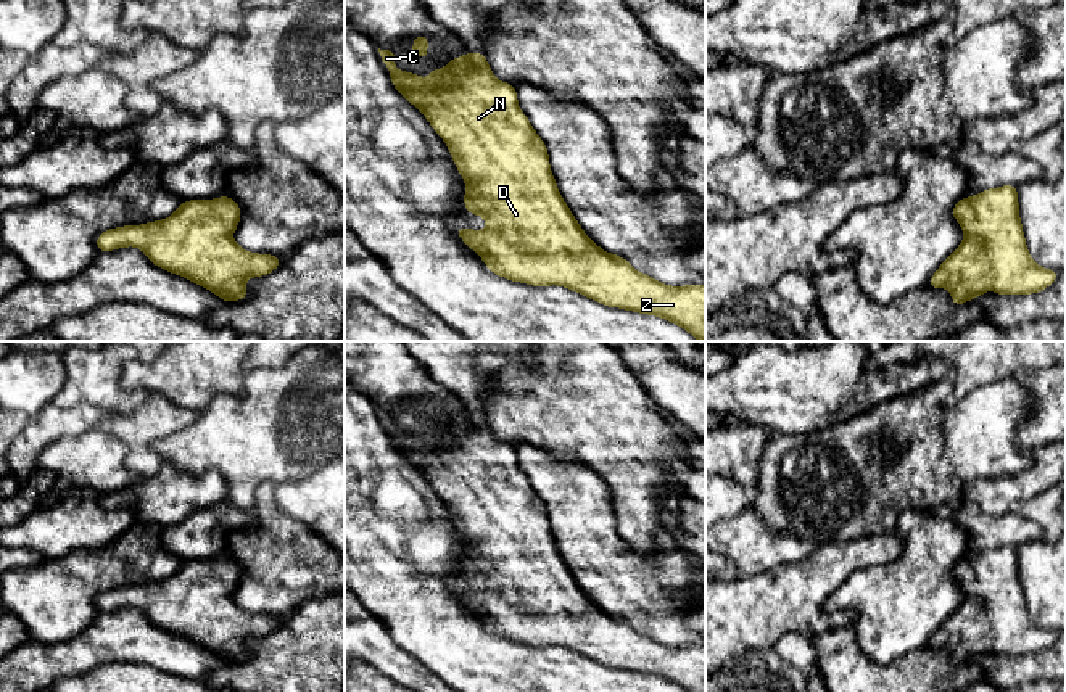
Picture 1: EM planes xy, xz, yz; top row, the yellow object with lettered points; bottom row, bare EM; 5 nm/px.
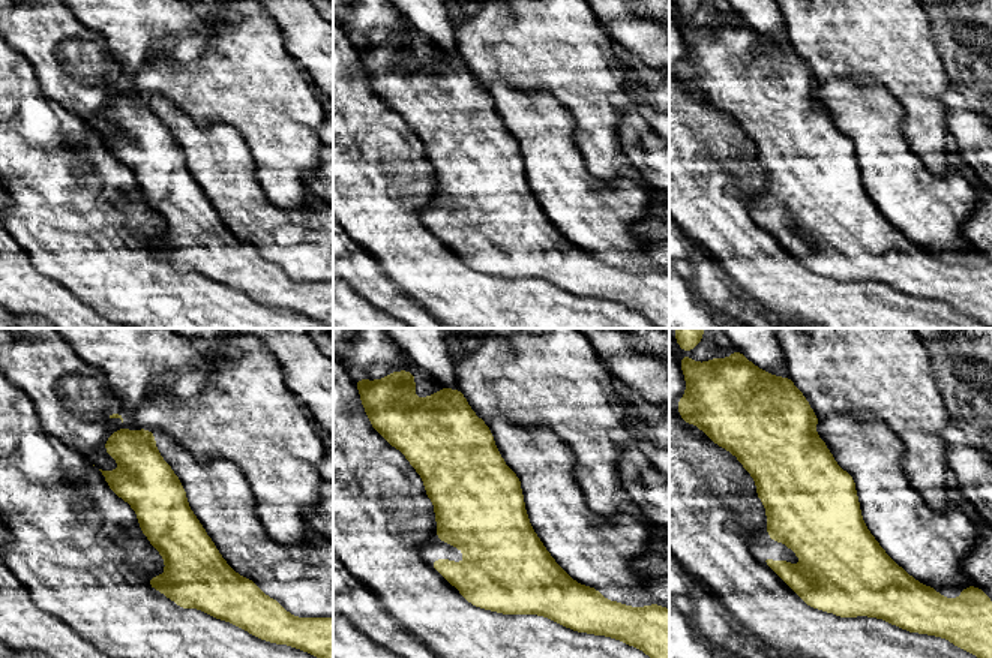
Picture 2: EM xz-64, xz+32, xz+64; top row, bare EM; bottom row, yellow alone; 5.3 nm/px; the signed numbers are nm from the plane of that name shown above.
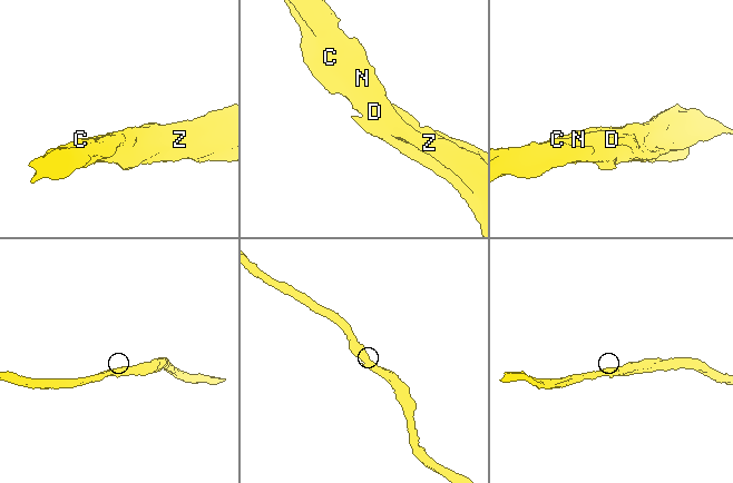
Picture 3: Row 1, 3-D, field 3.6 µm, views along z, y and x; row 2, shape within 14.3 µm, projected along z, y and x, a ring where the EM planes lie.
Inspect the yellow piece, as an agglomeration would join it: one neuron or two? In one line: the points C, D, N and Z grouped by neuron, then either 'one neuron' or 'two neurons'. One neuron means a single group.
C D N Z; one neuron

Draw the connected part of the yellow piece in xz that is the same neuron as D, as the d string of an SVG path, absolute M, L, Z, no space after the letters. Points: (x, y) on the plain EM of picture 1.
M378 409L378 414L395 449L424 473L465 539L465 570L483 576L488 587L480 592L461 587L456 594L491 632L535 647L560 645L609 668L657 676L688 692L705 692L705 645L663 645L588 599L557 550L546 505L520 472L515 447L494 438L483 414L446 420L446 430L432 426L428 439L398 431L395 410Z

